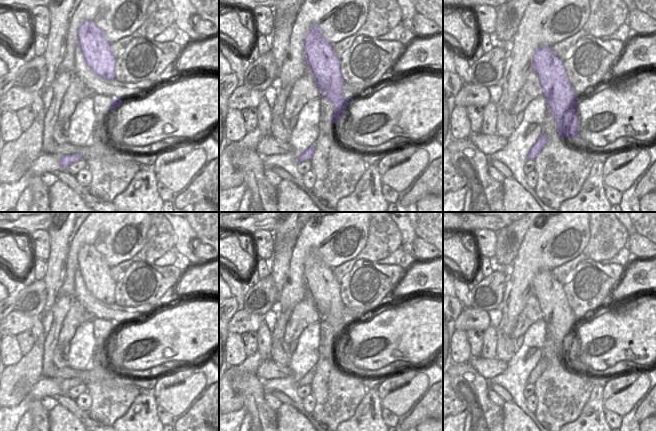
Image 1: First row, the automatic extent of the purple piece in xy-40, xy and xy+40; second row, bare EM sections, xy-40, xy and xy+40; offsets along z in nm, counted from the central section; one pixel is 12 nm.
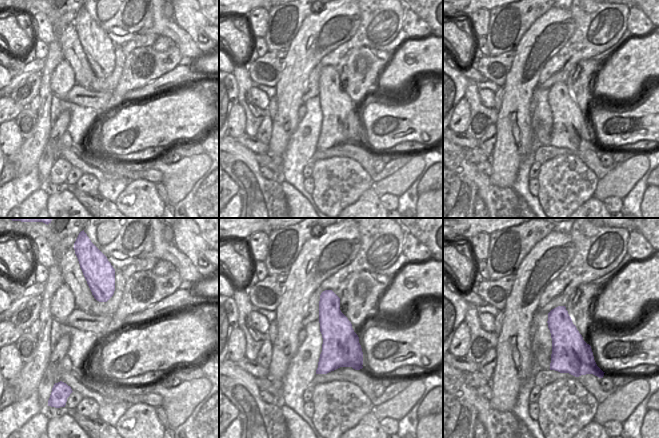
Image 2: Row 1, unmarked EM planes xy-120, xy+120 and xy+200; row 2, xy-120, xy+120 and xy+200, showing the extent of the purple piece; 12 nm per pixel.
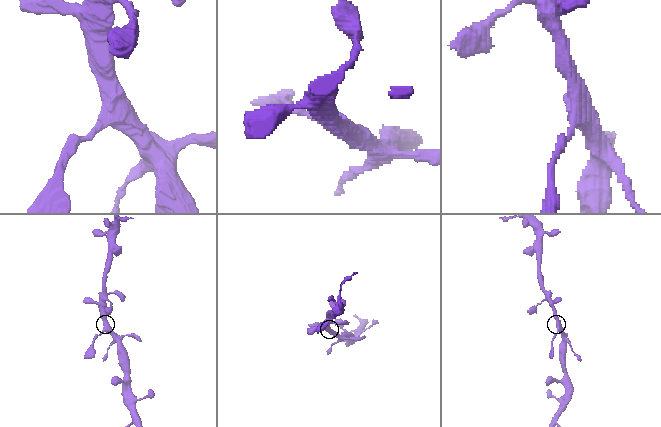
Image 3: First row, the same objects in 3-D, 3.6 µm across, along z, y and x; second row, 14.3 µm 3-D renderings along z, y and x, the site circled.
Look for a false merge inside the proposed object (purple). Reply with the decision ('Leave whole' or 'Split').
Leave whole.

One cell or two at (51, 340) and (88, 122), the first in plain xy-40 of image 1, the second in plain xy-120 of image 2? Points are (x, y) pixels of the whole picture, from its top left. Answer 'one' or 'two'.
two

